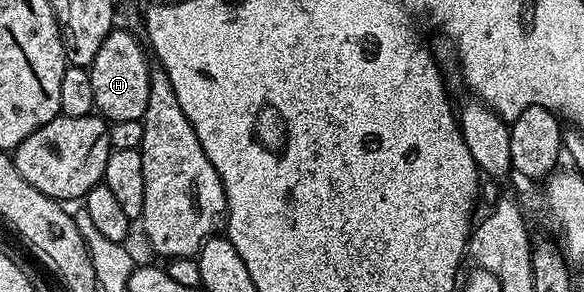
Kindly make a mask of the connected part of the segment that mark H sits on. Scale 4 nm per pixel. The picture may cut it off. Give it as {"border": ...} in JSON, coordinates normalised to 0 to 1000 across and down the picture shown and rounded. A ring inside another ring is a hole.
{"border":[[[219,103],[187,110],[182,144],[175,144],[175,171],[168,171],[154,223],[163,380],[185,418],[245,414],[250,390],[250,336],[257,329],[257,192],[248,154],[240,154],[226,123],[231,120]]]}

